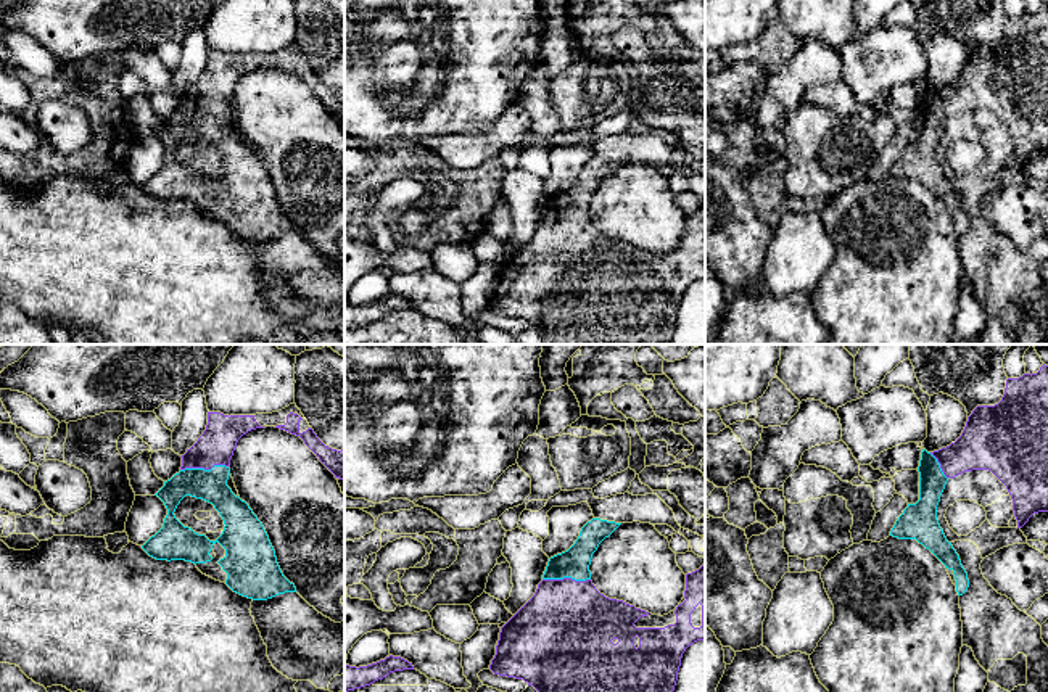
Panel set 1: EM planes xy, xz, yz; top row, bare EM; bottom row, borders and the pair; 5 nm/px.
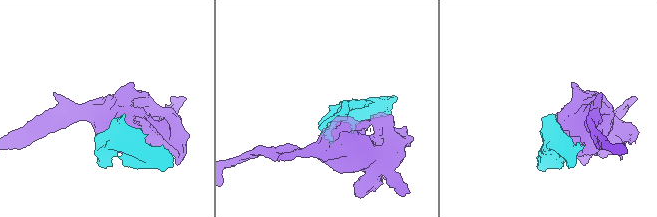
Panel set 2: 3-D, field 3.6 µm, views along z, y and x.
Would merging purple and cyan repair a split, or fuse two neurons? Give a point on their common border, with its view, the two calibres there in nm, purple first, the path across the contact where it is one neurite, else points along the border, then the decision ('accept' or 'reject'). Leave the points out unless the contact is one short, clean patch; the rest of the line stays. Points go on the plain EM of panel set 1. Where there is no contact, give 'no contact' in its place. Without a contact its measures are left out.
meets purple in xy at (203, 107); 180 nm thick on the purple side, 160 nm on the other; accept

